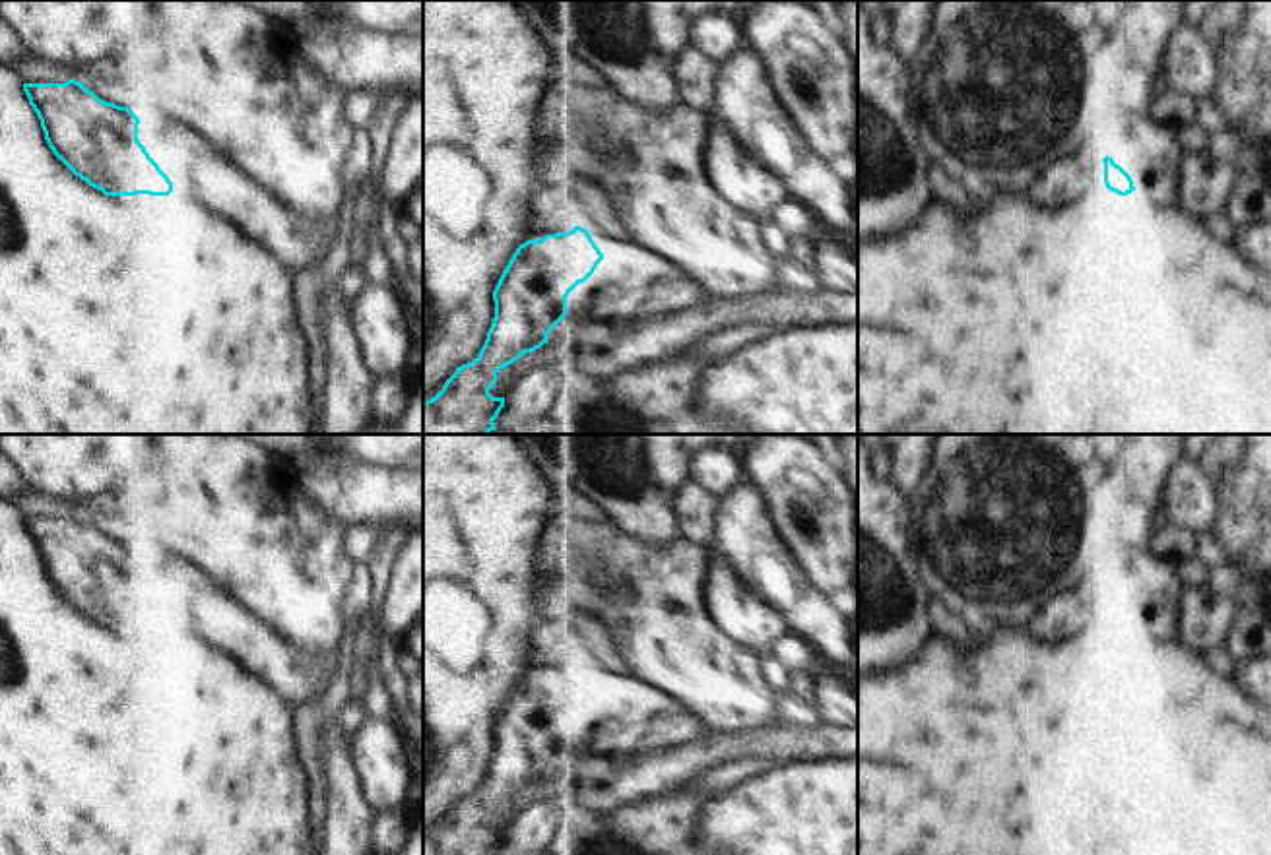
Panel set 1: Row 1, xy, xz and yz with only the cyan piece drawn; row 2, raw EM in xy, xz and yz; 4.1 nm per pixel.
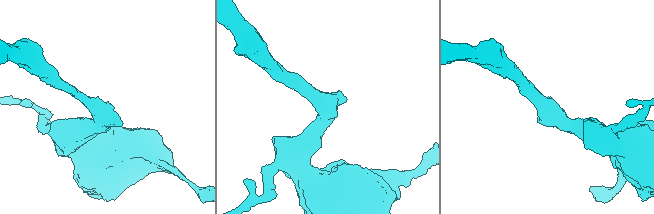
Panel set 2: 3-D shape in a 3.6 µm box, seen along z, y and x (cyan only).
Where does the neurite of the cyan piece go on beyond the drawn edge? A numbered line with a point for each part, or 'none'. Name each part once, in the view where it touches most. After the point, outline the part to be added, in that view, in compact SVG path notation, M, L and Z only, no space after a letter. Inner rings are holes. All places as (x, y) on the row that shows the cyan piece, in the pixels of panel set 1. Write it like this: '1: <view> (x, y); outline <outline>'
1: xy (198, 171); outline M142 118L138 140L175 190L229 219L246 237L268 248L291 273L324 262L338 237L336 217L310 225L295 219L190 126L173 118Z

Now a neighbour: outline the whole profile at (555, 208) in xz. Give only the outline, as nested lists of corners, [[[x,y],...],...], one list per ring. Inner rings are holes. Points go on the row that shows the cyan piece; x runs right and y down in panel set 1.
[[[574,176],[570,182],[539,186],[528,200],[528,229],[536,240],[545,235],[569,233],[574,227],[588,231],[603,256],[629,254],[631,233],[623,227],[615,213],[615,202],[588,178]]]

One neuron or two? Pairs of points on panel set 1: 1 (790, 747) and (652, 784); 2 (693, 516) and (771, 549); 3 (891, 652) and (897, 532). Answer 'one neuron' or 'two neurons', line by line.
1: one neuron
2: two neurons
3: one neuron

